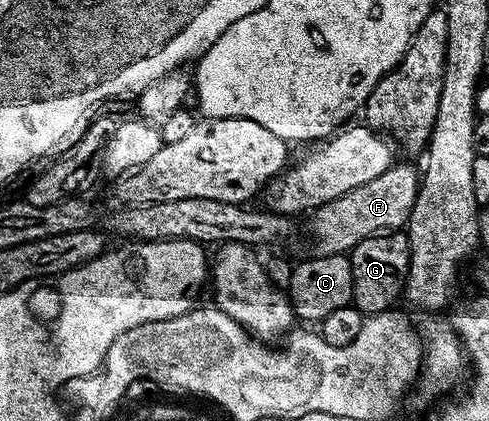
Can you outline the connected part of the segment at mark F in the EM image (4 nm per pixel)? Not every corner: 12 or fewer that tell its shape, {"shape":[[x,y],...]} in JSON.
{"shape":[[392,163],[314,210],[314,252],[402,230],[420,170]]}

